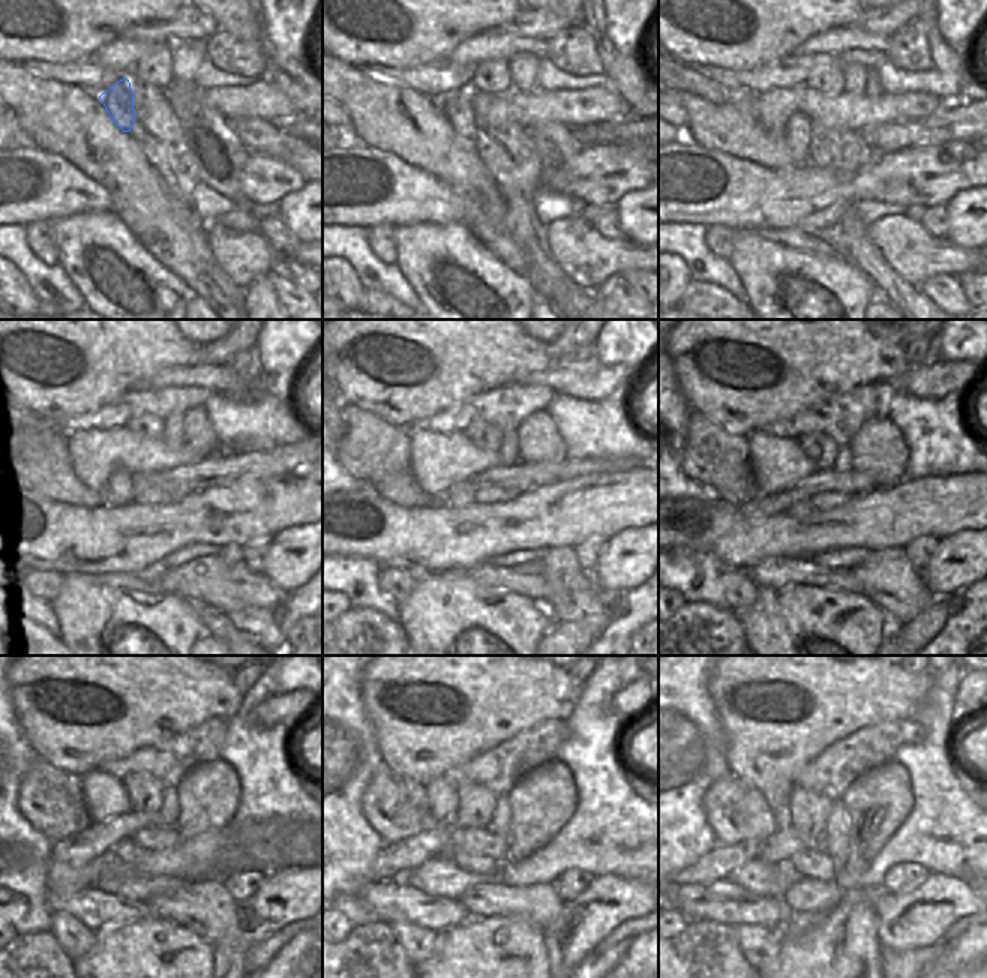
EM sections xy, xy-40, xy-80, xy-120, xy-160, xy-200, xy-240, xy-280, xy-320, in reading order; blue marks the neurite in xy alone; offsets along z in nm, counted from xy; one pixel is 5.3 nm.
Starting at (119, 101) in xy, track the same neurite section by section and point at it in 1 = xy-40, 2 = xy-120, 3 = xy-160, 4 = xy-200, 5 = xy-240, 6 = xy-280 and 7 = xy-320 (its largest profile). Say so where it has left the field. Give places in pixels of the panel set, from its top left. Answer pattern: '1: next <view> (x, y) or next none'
1: next xy-40 (456, 107)
2: next xy-120 (120, 488)
3: next xy-160 (461, 494)
4: next xy-200 (804, 509)
5: next xy-240 (128, 851)
6: next xy-280 (467, 861)
7: next xy-320 (810, 864)

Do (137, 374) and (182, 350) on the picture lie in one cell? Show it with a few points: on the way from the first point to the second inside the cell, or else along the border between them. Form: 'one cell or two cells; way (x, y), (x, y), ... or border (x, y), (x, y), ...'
one cell; way (147, 363), (161, 350), (171, 350)

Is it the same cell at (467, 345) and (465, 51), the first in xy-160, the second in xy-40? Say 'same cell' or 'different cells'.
different cells

